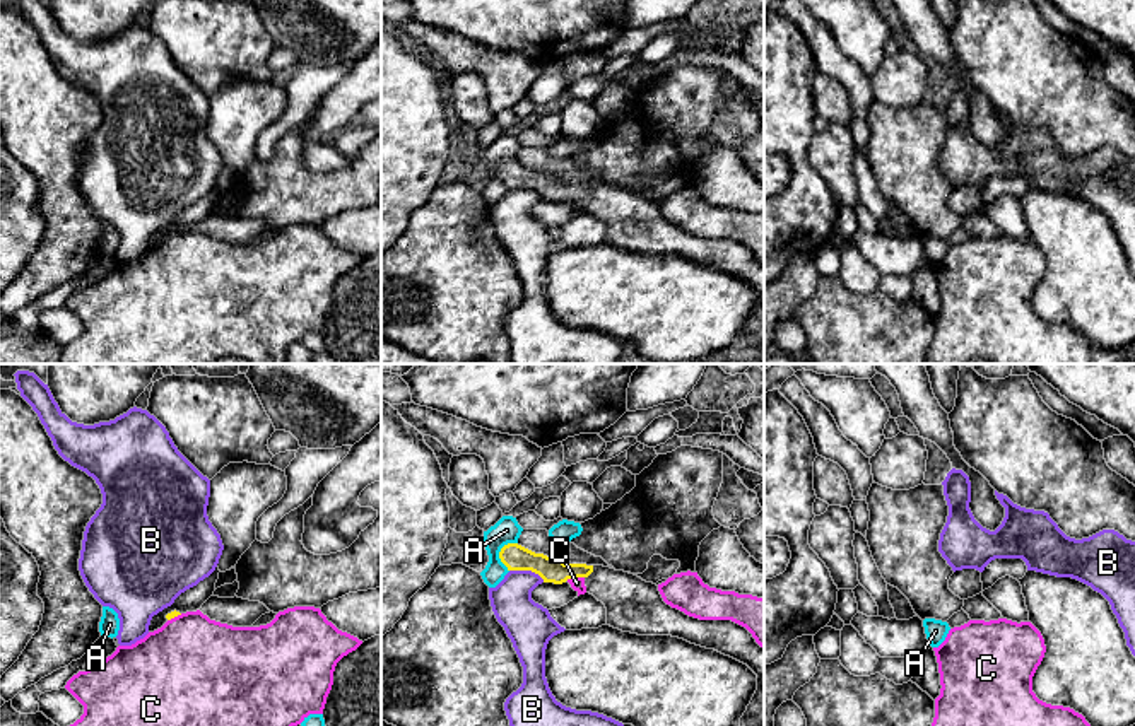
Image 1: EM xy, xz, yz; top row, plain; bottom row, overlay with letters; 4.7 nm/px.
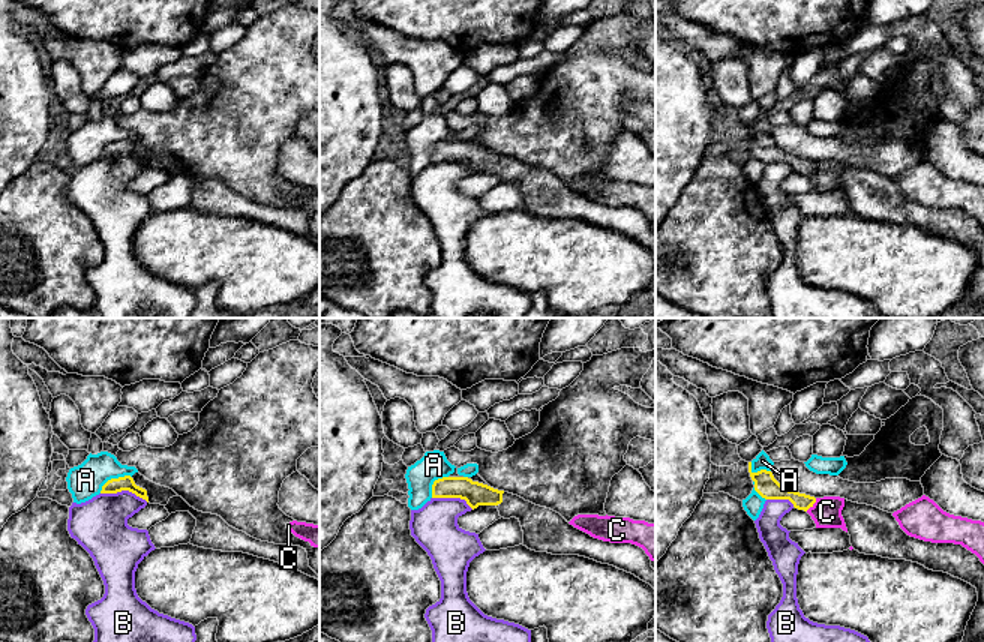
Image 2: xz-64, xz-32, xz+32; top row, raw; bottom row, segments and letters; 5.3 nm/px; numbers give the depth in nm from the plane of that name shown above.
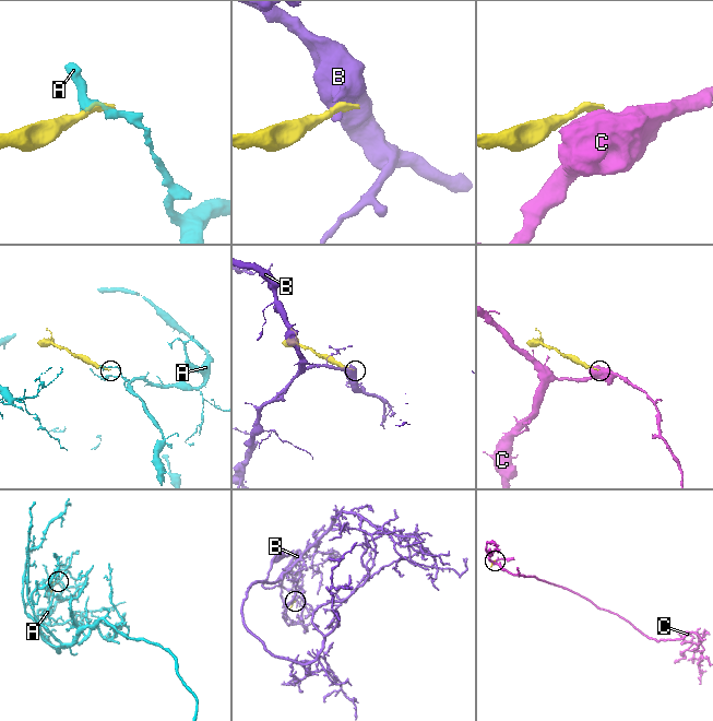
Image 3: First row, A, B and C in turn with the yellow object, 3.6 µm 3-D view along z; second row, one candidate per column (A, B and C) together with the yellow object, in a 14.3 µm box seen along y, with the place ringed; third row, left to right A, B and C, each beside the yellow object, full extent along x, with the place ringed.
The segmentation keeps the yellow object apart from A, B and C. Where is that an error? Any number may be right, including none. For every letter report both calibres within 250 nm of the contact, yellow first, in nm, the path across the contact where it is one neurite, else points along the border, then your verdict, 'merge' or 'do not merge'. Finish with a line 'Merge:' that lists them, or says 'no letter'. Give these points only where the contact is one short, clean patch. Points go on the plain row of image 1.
A: 120/120 nm | along xz (517, 159), (508, 159), (499, 169), (499, 178), (508, 188) | do not merge
B: 120/200 nm | along xz (510, 187), (530, 187), (544, 199) | do not merge
C: 120/60 nm | along xz (583, 193), (566, 197) | do not merge
Merge: no letter

